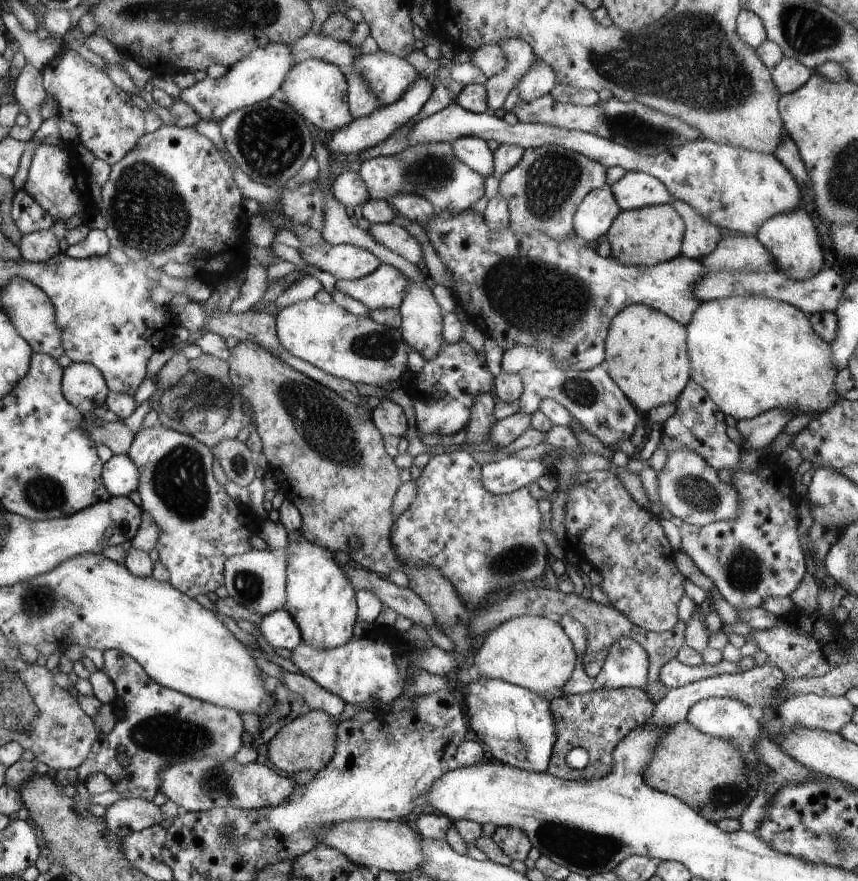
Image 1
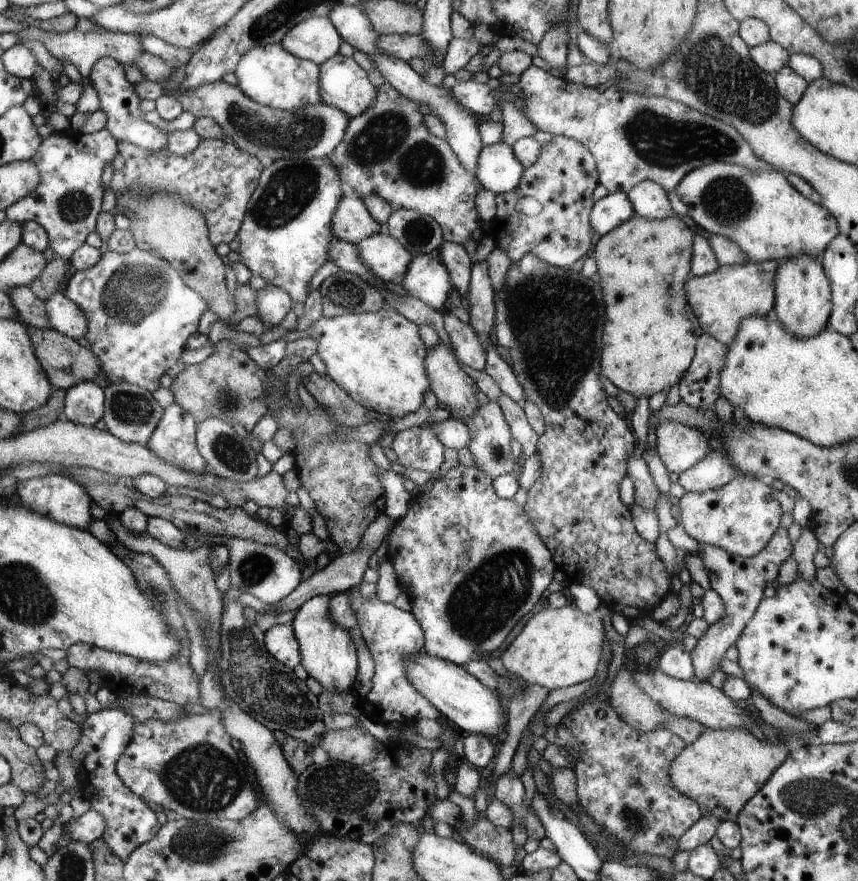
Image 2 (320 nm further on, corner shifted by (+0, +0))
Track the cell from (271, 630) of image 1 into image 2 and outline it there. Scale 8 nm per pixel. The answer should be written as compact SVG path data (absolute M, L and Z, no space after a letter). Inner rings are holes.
M275 625L262 635L266 650L277 661L292 670L302 663L302 651L299 649L298 637L291 626Z

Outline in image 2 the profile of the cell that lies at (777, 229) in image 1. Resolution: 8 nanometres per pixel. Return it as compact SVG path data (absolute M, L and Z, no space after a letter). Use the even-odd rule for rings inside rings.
M800 255L781 261L775 274L775 303L772 310L780 324L797 339L812 339L827 328L832 308L831 286L824 274L820 257Z

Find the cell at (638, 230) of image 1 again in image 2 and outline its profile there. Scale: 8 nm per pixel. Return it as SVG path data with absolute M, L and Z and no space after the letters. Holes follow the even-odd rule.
M634 214L608 234L602 235L594 246L592 257L596 260L605 302L601 374L616 388L633 394L637 399L650 398L656 392L679 384L692 362L698 337L703 333L685 293L685 280L692 275L695 234L693 225L680 216L658 220Z

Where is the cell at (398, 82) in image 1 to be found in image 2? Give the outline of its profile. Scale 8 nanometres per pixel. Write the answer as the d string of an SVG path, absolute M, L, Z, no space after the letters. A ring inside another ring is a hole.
M338 53L324 61L320 68L322 102L354 118L375 101L377 88L352 57Z

